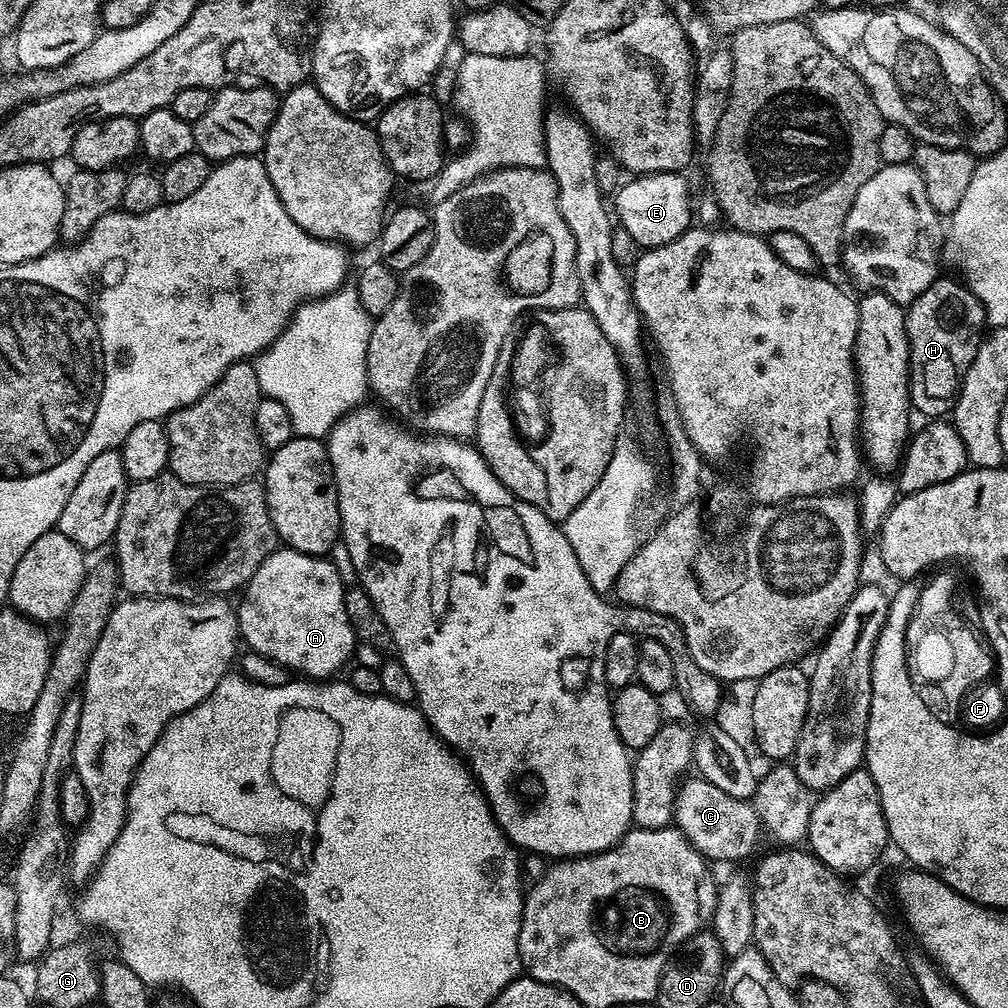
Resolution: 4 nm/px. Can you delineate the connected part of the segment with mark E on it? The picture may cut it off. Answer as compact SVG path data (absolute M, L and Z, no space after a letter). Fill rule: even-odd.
M649 172L637 175L629 182L621 183L615 193L616 208L614 204L614 216L618 221L619 227L624 228L634 242L638 242L641 249L661 248L663 244L674 242L684 232L687 232L694 220L694 208L688 205L688 184L683 180L680 172Z

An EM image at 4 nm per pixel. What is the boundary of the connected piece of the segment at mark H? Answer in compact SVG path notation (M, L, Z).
M938 278L906 308L908 394L911 407L928 416L924 418L944 418L955 408L964 375L974 362L974 354L978 354L986 328L980 300L967 284L956 280Z

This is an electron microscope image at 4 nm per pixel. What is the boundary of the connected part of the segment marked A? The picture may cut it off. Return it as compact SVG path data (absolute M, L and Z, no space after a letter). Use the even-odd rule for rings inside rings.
M287 546L277 547L275 552L266 557L262 562L262 566L258 566L258 570L249 578L246 587L243 589L244 601L238 604L238 619L240 622L240 634L243 643L248 643L247 647L251 651L256 652L260 656L270 658L276 664L288 669L289 673L296 674L301 672L301 677L307 678L312 682L324 682L327 676L332 676L340 667L343 666L347 660L353 655L354 649L358 643L356 639L356 632L350 626L350 618L346 618L346 602L344 601L344 594L346 586L342 582L342 578L338 574L338 570L332 565L331 559L321 558L318 556L307 556L301 552L296 552L293 548Z

